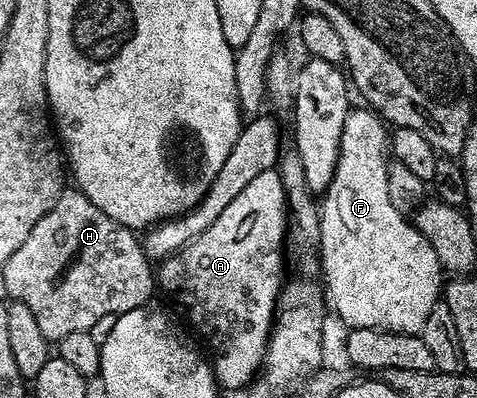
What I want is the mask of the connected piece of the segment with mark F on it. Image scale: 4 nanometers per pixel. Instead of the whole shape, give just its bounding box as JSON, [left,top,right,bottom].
[320,108,444,335]

